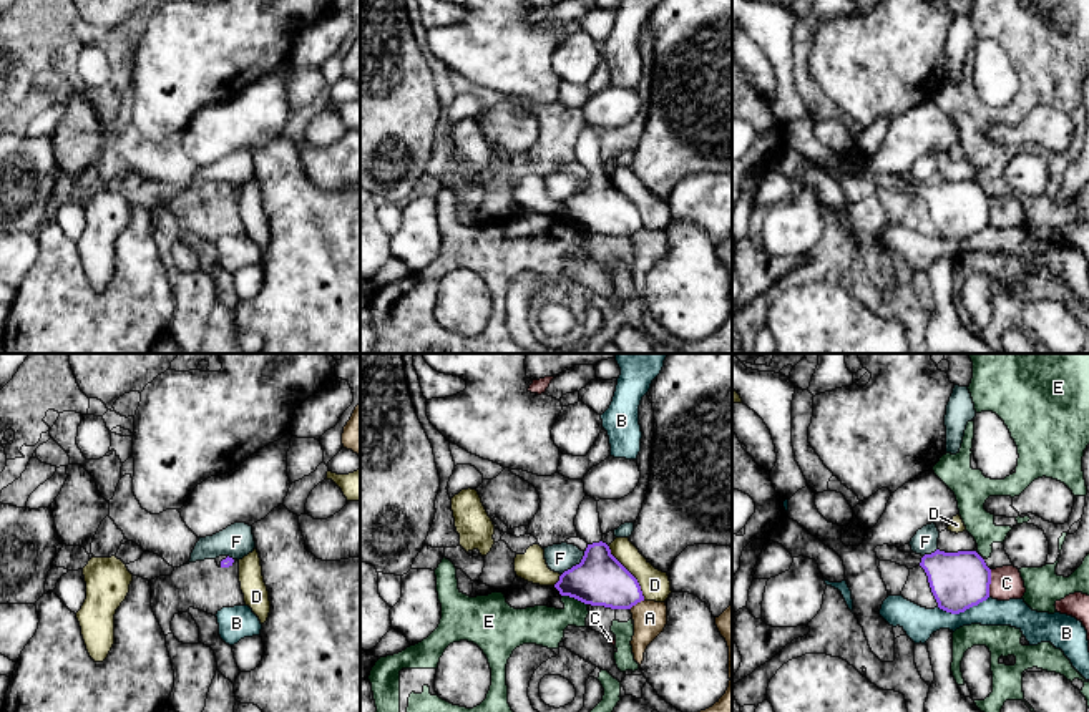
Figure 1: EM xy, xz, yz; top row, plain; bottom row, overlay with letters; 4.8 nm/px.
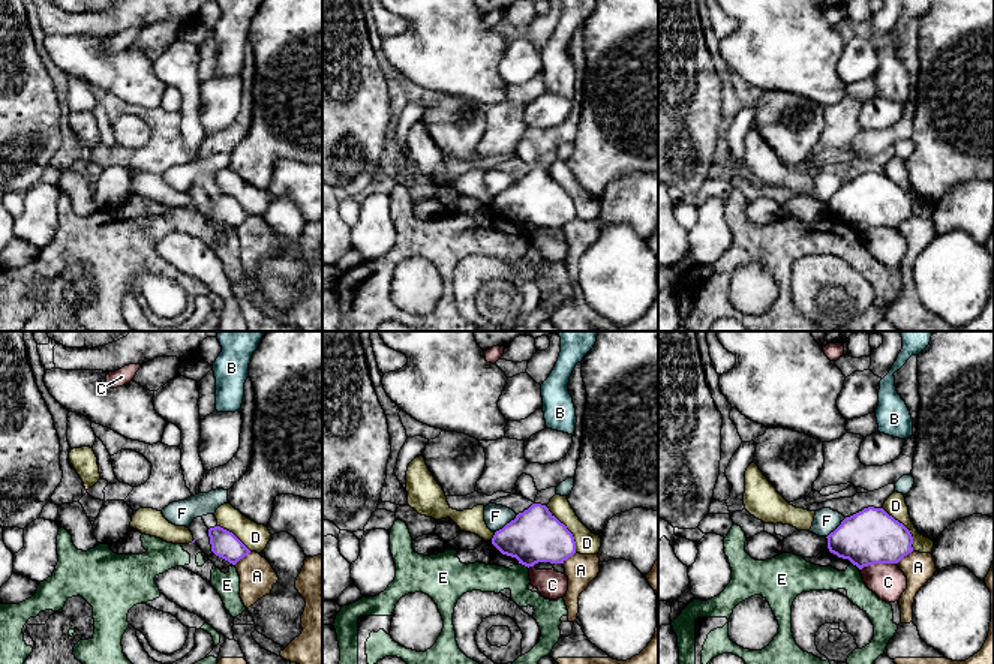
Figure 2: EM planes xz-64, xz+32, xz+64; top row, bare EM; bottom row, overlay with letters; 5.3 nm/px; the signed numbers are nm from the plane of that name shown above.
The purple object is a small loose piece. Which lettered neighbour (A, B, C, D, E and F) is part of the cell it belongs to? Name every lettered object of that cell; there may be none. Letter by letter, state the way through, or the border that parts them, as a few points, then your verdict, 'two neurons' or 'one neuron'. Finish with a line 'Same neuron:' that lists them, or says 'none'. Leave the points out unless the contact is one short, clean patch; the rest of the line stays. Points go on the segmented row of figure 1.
A: two neurons
B: border yz (988, 596), (958, 613), (947, 613), (938, 608); two neurons
C: border yz (991, 570), (988, 596); two neurons
D: two neurons
E: two neurons
F: border xz (585, 551), (583, 558), (561, 575); two neurons
Same neuron: none

